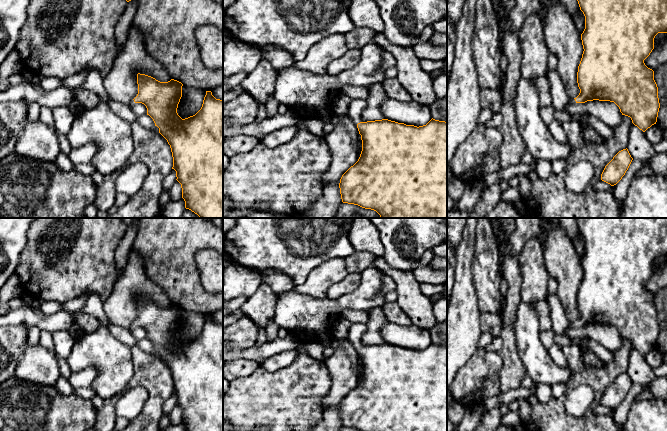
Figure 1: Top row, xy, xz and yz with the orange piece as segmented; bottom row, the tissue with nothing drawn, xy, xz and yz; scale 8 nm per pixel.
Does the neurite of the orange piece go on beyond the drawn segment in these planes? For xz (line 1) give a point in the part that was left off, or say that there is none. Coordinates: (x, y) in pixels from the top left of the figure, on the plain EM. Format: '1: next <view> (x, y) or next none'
1: next xz (356, 331)

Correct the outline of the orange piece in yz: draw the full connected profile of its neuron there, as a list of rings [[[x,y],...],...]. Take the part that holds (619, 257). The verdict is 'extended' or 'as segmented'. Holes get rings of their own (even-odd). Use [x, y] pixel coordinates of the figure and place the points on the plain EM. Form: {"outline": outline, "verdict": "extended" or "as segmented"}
{"outline": [[[576,218],[576,222],[585,240],[585,253],[581,258],[584,275],[577,296],[580,317],[571,323],[556,294],[548,295],[545,300],[549,305],[552,330],[559,339],[566,335],[568,328],[593,324],[614,326],[622,339],[630,341],[632,347],[645,356],[656,348],[660,327],[654,295],[645,289],[644,284],[654,273],[655,260],[667,257],[667,218]]], "verdict": "extended"}

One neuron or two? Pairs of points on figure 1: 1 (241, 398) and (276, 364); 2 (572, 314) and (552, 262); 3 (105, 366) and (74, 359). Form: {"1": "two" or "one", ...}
{"1": "two", "2": "one", "3": "one"}

